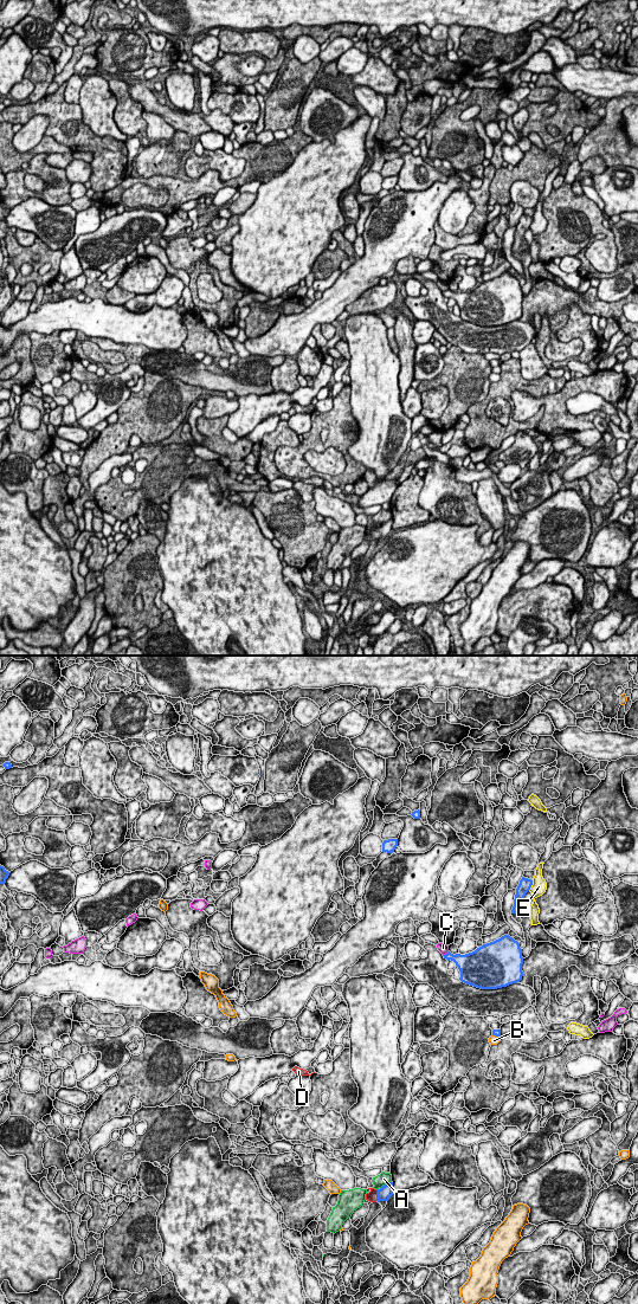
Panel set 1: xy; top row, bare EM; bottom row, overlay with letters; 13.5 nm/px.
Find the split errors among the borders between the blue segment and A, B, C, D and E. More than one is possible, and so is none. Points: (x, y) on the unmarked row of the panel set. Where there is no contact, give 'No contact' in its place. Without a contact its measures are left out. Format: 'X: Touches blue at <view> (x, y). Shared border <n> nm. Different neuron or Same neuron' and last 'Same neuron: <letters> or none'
A: Touches blue at xy (385, 522). Shared border 190 nm. Different neuron
B: Touches blue at xy (496, 373). Shared border 100 nm. Different neuron
C: Touches blue at xy (445, 291). Shared border 110 nm. Different neuron
D: Touches blue at xy (378, 533). Shared border 160 nm. Same neuron
E: Touches blue at xy (532, 221). Shared border 160 nm. Different neuron
Same neuron: D

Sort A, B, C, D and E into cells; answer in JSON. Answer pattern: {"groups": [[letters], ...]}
{"groups": [["A"], ["B"], ["C"], ["D"], ["E"]]}

